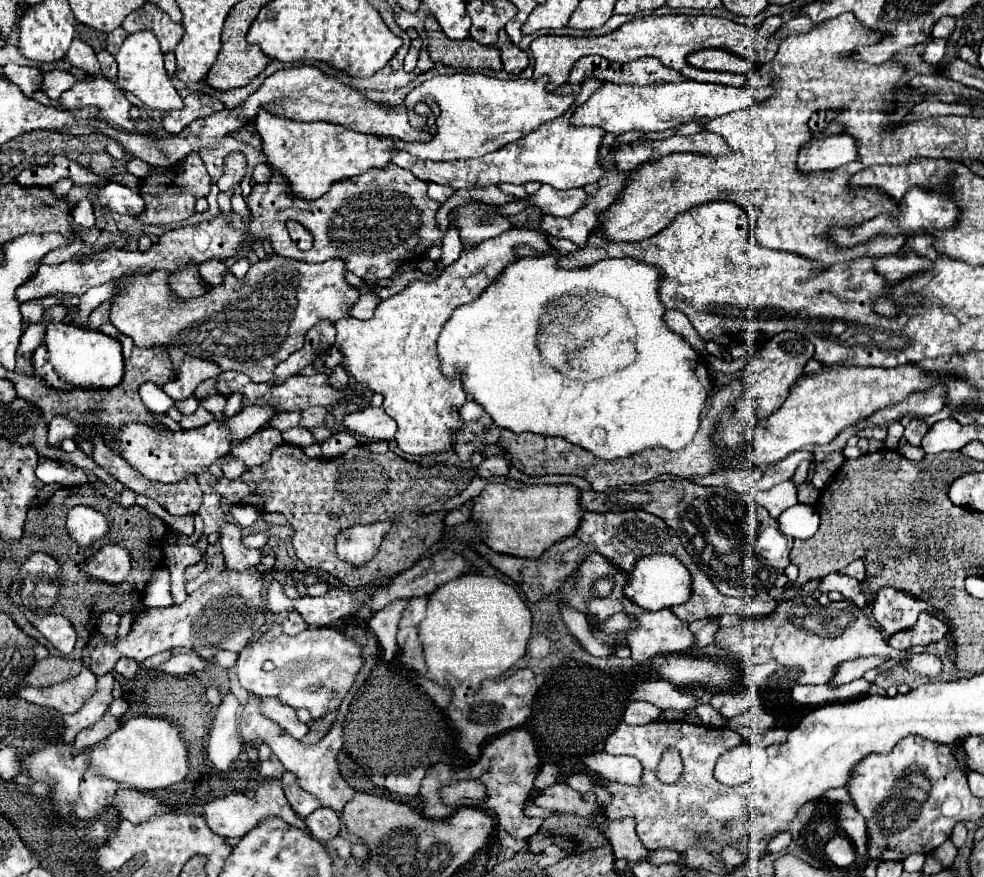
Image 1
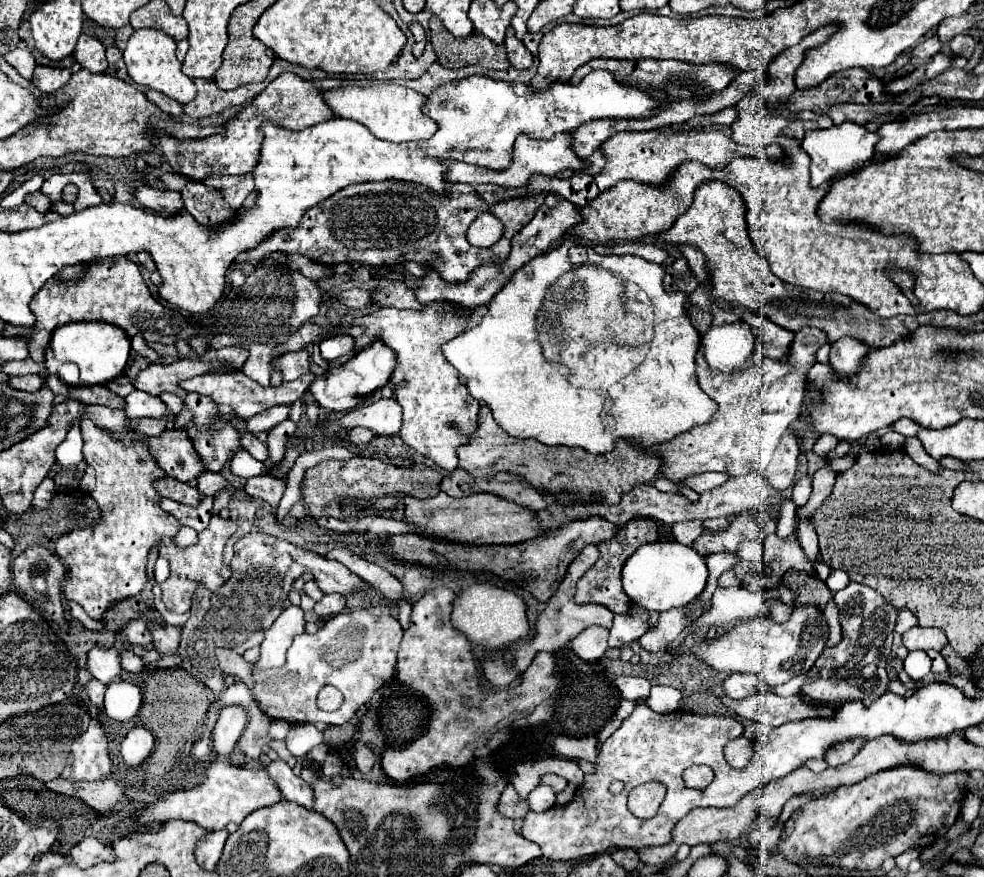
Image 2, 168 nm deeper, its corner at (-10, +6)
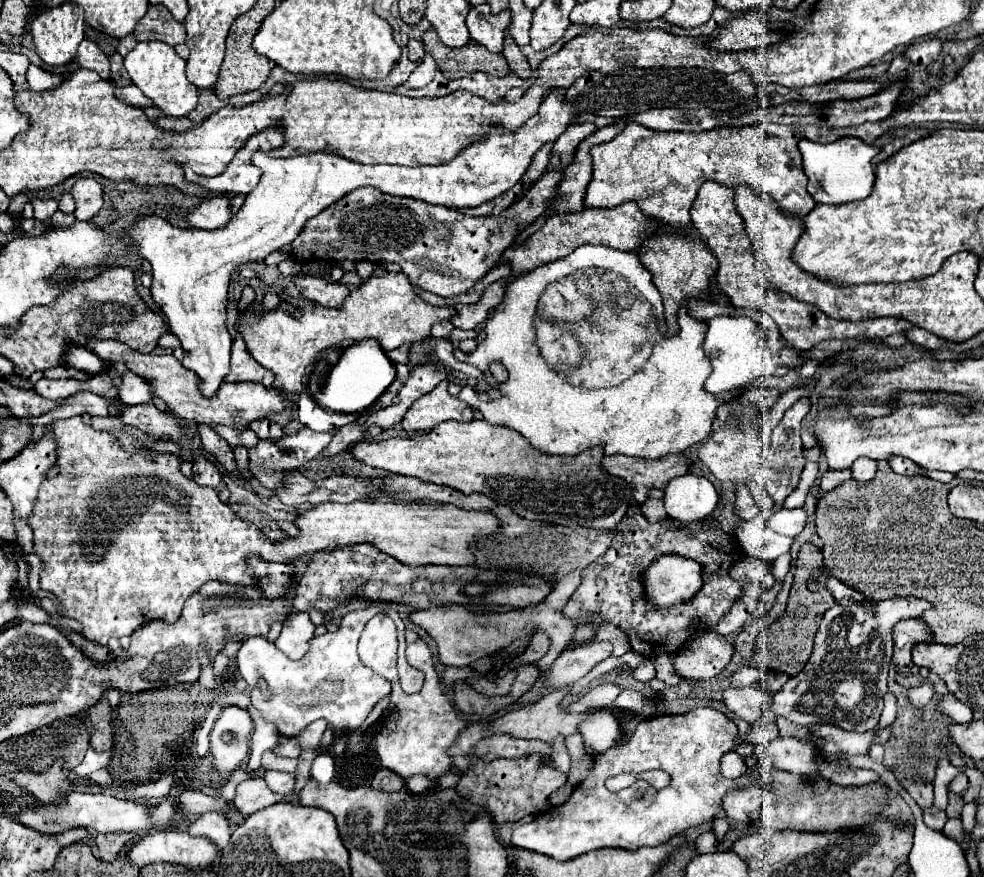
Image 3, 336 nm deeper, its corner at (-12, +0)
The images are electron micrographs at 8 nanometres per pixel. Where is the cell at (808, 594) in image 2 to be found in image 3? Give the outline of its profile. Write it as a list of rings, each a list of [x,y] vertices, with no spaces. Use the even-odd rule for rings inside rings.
[[[806,543],[802,545],[798,559],[796,559],[796,573],[794,573],[794,581],[792,581],[792,591],[788,597],[788,609],[784,613],[784,617],[776,623],[772,623],[766,633],[758,635],[756,639],[756,647],[754,647],[754,655],[750,657],[750,665],[758,667],[758,669],[774,669],[774,671],[784,671],[790,677],[802,671],[802,665],[806,665],[812,647],[814,647],[814,637],[816,637],[816,629],[820,625],[820,619],[824,615],[824,611],[828,611],[830,607],[836,605],[832,593],[824,587],[818,587],[818,591],[810,591],[808,589],[808,573],[822,573],[824,561],[822,561],[822,553],[816,545]]]

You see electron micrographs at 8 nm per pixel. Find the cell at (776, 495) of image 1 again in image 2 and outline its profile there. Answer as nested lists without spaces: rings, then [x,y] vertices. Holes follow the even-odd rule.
[[[786,499],[780,503],[780,519],[778,519],[776,535],[780,539],[788,539],[794,531],[794,521],[796,521],[796,505],[790,499]]]

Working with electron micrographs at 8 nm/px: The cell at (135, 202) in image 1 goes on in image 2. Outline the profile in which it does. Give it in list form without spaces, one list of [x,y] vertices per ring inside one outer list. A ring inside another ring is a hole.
[[[142,185],[134,193],[134,197],[140,205],[144,205],[152,211],[158,211],[158,213],[178,215],[184,209],[184,201],[182,201],[178,191],[168,191],[168,189],[156,189],[156,187]]]

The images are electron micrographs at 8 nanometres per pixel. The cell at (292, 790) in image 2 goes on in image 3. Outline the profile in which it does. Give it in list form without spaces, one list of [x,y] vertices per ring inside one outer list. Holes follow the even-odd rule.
[[[266,771],[264,773],[264,781],[268,783],[268,787],[282,795],[284,801],[290,801],[290,803],[298,803],[298,793],[294,789],[296,781],[294,781],[294,775],[292,773],[282,773],[282,771]]]

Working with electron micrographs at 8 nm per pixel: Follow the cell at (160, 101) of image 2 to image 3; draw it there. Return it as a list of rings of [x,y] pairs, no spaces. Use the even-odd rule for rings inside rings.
[[[130,83],[128,87],[116,87],[116,97],[120,97],[124,103],[134,107],[142,107],[142,109],[152,107],[152,101],[134,83]]]

